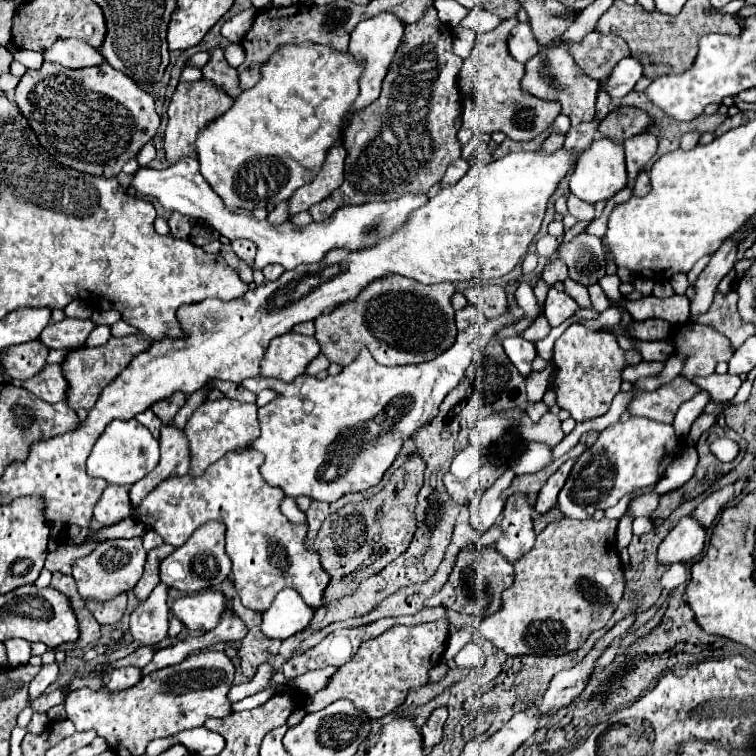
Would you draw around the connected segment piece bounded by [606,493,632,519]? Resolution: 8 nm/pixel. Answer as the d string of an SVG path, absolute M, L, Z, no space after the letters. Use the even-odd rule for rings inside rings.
M632 493L624 495L624 497L614 505L614 507L606 509L606 517L608 517L608 519L620 519L620 517L626 513L626 507L628 507L630 501L632 501Z

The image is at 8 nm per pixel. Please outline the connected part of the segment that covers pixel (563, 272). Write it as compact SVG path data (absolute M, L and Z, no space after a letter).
M560 257L548 261L542 269L542 279L548 283L548 285L554 285L556 281L564 281L568 277L568 267L564 265L564 261Z

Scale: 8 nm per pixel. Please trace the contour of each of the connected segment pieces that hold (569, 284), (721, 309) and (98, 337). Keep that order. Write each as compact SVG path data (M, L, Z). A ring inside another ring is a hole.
M568 278L564 282L565 292L570 295L579 305L580 308L588 309L591 306L587 287L576 283Z
M734 289L730 293L716 291L708 313L700 313L696 317L696 323L716 325L716 329L720 329L720 333L724 333L732 341L734 349L742 345L746 337L754 335L754 327L740 321L740 315L736 313L736 291Z
M98 325L92 333L90 333L90 337L86 339L86 347L98 347L98 345L106 345L108 343L108 339L110 339L110 327L108 325Z

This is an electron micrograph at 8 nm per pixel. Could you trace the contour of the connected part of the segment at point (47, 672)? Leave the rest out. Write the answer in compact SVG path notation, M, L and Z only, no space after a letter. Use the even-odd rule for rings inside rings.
M50 663L50 665L42 665L40 673L32 679L30 683L30 699L40 697L48 685L52 685L58 679L58 663Z

